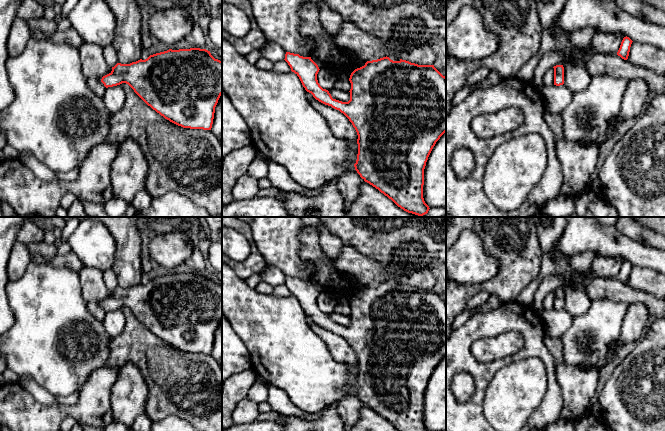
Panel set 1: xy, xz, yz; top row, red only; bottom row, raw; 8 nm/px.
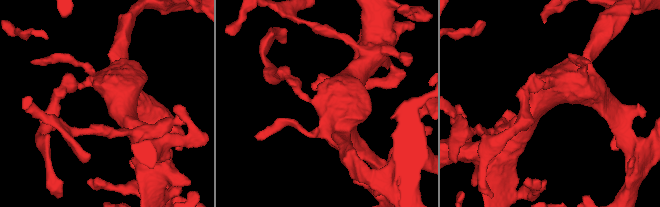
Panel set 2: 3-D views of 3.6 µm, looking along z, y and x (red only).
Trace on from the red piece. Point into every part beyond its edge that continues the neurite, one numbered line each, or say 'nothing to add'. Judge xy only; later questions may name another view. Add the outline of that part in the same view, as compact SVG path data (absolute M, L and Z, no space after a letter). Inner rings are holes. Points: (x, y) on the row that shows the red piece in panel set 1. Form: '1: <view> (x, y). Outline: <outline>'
nothing to add

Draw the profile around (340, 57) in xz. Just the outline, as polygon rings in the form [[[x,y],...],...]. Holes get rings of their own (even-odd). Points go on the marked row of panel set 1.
[[[327,32],[327,34],[328,34],[328,38],[333,43],[332,49],[331,49],[331,54],[330,54],[331,58],[332,58],[332,63],[331,63],[330,67],[327,69],[333,70],[335,73],[341,69],[343,69],[349,73],[352,73],[353,68],[352,68],[352,61],[350,59],[349,51],[342,49],[335,44],[335,35],[334,34],[332,34],[330,32]]]

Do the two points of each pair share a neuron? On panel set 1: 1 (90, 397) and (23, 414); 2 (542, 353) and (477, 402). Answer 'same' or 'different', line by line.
1: same
2: same

